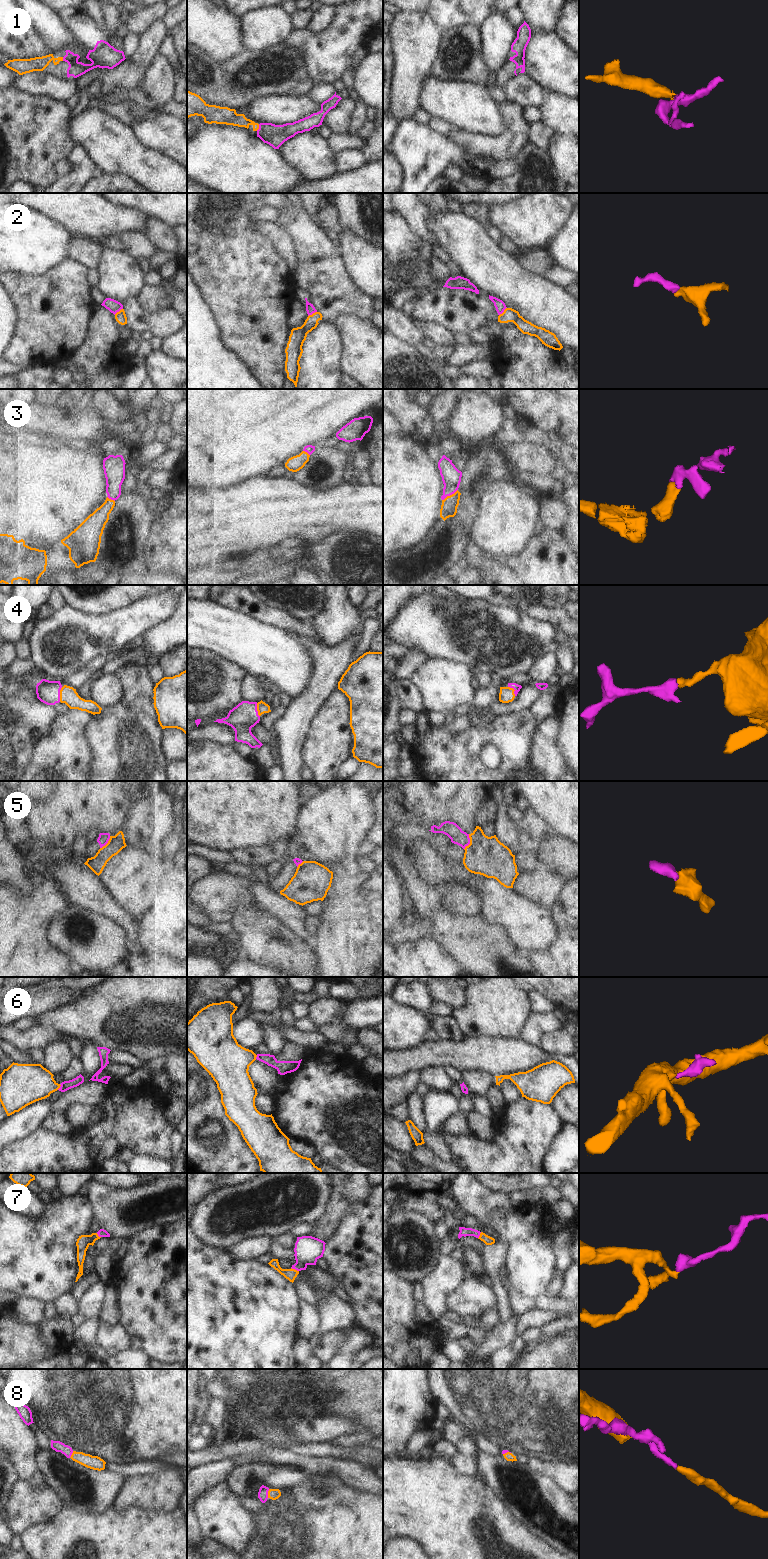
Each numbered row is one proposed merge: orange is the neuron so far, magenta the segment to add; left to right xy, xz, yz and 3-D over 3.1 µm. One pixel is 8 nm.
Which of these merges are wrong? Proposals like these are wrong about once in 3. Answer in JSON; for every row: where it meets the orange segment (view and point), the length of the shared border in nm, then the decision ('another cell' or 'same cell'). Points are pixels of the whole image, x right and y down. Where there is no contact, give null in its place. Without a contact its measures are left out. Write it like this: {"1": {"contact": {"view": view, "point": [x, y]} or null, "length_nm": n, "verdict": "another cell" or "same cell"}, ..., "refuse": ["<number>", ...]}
{"1": {"contact": {"view": "xz", "point": [258, 127]}, "length_nm": 60, "verdict": "same cell"}, "2": {"contact": {"view": "xz", "point": [313, 313]}, "length_nm": 80, "verdict": "same cell"}, "3": {"contact": {"view": "yz", "point": [450, 495]}, "length_nm": 160, "verdict": "same cell"}, "4": {"contact": {"view": "xy", "point": [60, 694]}, "length_nm": 120, "verdict": "same cell"}, "5": {"contact": {"view": "yz", "point": [470, 842]}, "length_nm": 130, "verdict": "another cell"}, "6": {"contact": {"view": "xy", "point": [59, 1087]}, "length_nm": 50, "verdict": "same cell"}, "7": {"contact": {"view": "xz", "point": [294, 1269]}, "length_nm": 70, "verdict": "same cell"}, "8": {"contact": {"view": "xz", "point": [268, 1493]}, "length_nm": 70, "verdict": "same cell"}, "refuse": ["5"]}

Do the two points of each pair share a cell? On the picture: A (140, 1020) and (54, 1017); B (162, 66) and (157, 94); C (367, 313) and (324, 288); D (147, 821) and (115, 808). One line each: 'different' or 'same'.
A: same
B: same
C: same
D: different

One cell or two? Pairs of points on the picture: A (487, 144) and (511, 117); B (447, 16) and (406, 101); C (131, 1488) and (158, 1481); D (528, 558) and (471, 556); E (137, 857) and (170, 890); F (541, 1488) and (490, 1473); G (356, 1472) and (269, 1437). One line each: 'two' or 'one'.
A: one
B: two
C: one
D: one
E: two
F: one
G: two

